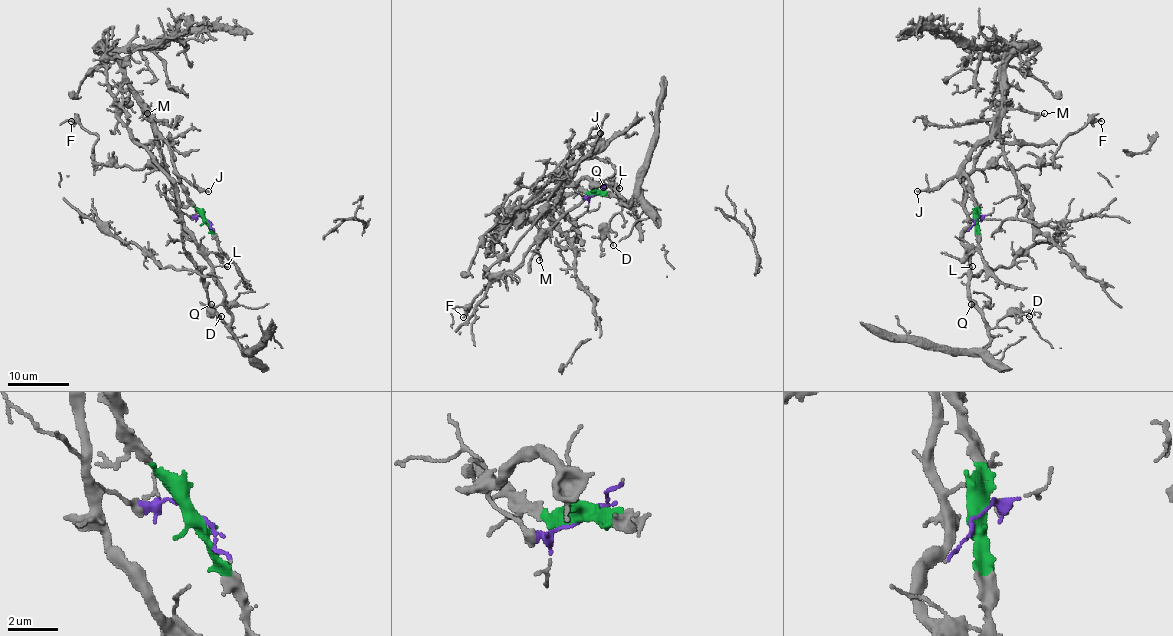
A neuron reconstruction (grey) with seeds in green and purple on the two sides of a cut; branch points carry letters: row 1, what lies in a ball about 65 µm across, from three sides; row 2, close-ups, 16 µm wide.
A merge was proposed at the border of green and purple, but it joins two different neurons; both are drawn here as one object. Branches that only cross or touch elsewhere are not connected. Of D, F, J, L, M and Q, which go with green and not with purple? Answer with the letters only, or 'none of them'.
J, M

